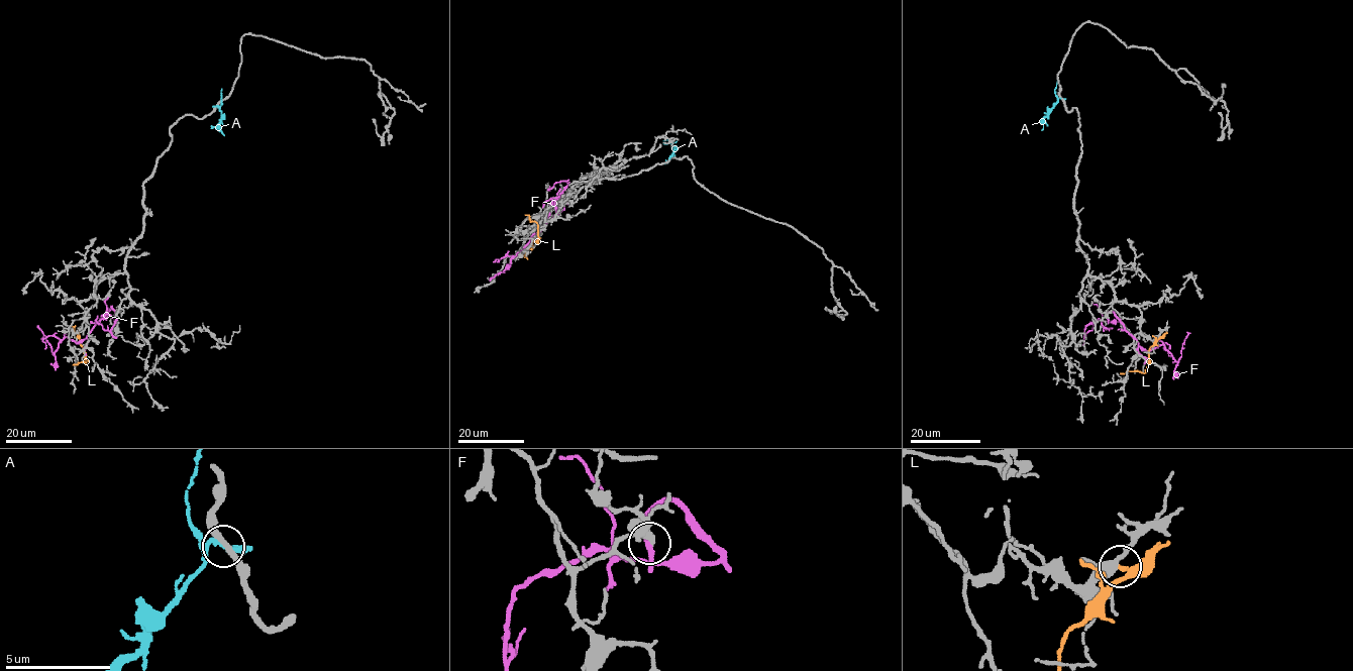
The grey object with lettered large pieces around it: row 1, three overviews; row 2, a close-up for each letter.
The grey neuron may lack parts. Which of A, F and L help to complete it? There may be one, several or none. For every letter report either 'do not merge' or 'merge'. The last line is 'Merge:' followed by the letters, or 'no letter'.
A: do not merge
F: do not merge
L: do not merge
Merge: no letter

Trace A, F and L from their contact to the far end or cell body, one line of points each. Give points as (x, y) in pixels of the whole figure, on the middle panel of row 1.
A: (668, 158), (673, 150), (672, 141), (677, 140)
F: (567, 203), (511, 259), (503, 272), (491, 277)
L: (523, 251), (526, 252), (531, 242), (538, 239), (537, 224), (525, 215)

